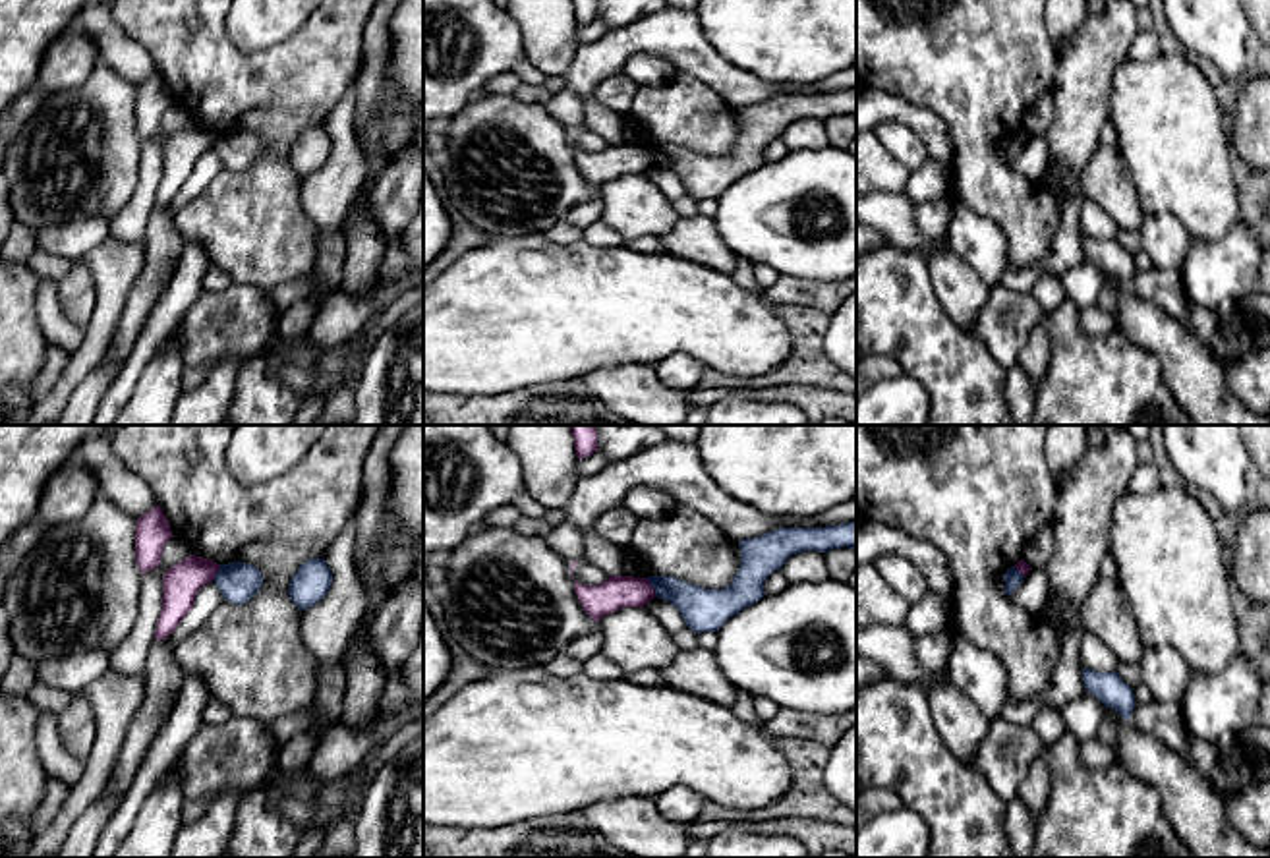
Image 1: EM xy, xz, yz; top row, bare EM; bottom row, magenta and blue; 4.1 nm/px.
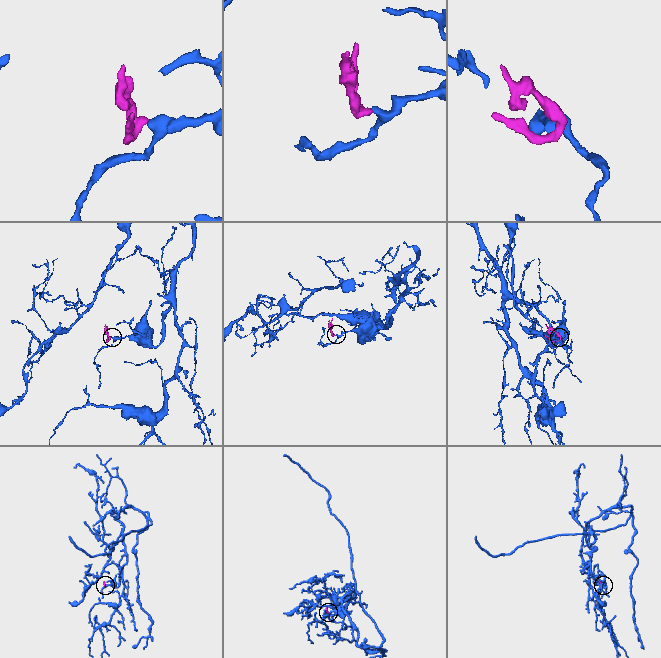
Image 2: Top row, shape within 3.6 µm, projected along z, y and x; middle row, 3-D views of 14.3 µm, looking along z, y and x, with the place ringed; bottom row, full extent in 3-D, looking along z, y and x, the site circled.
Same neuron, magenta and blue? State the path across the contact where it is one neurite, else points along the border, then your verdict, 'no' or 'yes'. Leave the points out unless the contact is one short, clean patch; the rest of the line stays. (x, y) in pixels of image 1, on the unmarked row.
border along xz (646, 145), (656, 163); no

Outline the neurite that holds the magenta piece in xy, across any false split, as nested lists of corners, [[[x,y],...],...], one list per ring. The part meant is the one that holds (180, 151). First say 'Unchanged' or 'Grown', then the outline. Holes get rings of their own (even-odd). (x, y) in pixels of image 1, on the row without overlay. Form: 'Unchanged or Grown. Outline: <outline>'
Unchanged. Outline: [[[189,122],[168,135],[162,143],[162,176],[157,189],[155,207],[166,207],[182,186],[193,176],[197,158],[215,147],[220,131]]]

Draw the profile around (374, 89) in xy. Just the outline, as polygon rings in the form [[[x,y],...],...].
[[[377,0],[363,27],[361,70],[356,83],[354,131],[361,135],[385,104],[394,102],[396,91],[389,79],[390,17],[400,0]]]

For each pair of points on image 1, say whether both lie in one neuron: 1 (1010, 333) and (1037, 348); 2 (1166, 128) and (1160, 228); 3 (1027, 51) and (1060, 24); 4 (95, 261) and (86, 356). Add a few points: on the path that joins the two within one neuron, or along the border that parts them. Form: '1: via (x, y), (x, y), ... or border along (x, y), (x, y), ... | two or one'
1: border along (1044, 325), (1033, 329), (1015, 364) | two
2: border along (1145, 215), (1170, 213), (1193, 238), (1199, 238) | two
3: border along (1044, 20), (1056, 43) | two
4: via (107, 285), (107, 312), (99, 333) | one

